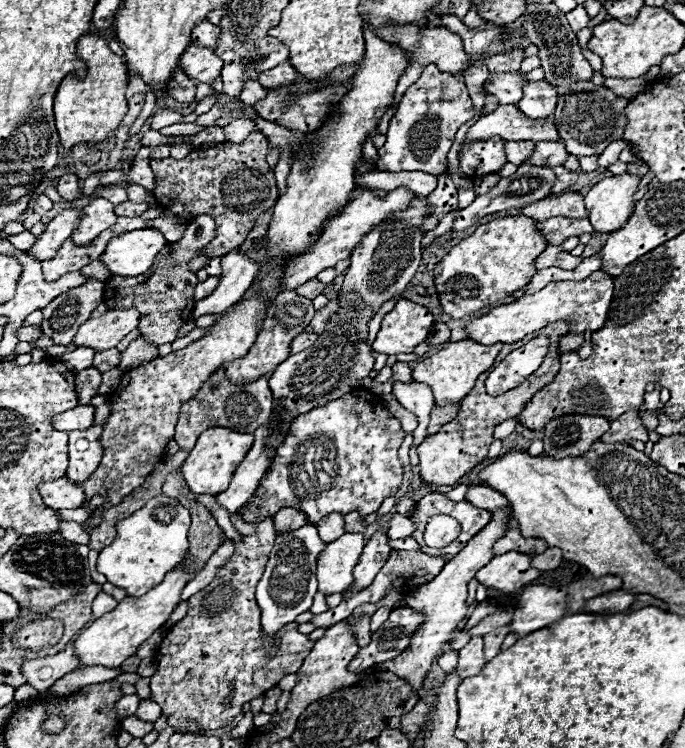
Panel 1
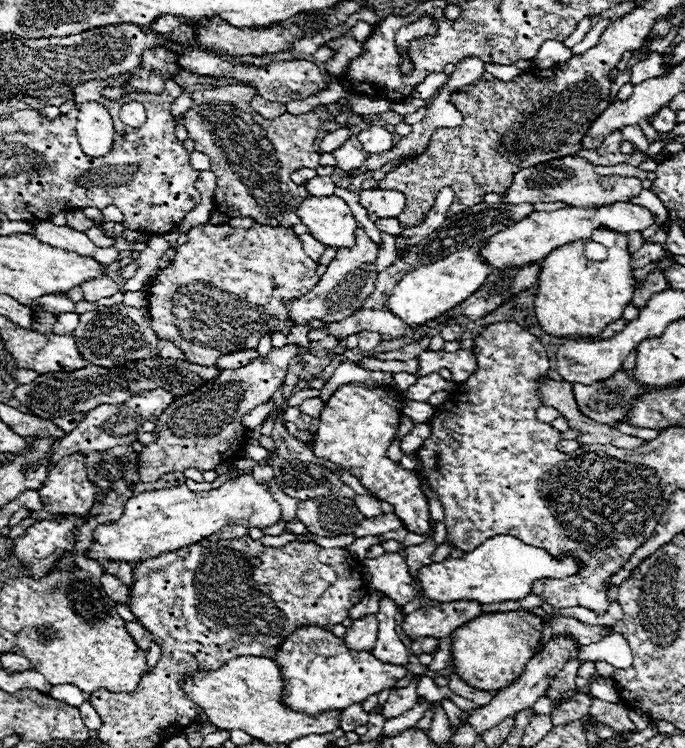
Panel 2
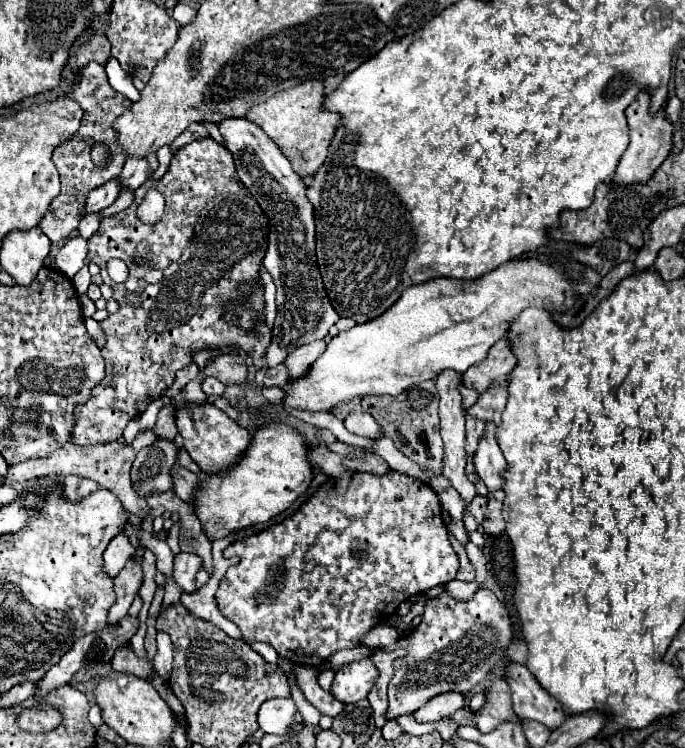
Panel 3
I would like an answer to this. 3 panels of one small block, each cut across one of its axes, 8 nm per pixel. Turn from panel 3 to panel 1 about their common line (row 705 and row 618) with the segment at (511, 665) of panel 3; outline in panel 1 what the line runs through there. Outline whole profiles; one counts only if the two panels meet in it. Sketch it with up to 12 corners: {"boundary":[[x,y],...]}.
{"boundary":[[528,586],[510,622],[518,638],[558,622],[566,588]]}

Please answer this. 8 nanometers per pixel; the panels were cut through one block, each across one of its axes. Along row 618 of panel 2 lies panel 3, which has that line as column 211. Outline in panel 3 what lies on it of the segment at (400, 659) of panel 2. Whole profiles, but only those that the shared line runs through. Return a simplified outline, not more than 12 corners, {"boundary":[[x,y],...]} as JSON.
{"boundary":[[216,378],[204,380],[206,396],[222,396],[225,385]]}

